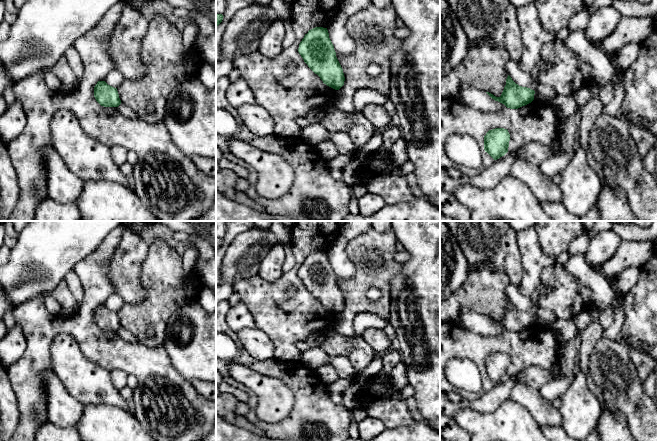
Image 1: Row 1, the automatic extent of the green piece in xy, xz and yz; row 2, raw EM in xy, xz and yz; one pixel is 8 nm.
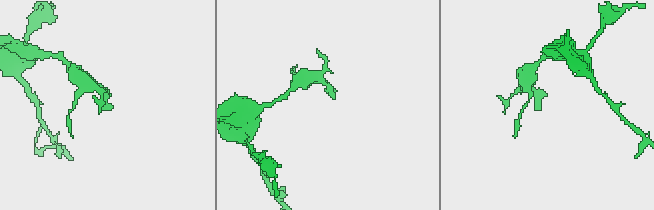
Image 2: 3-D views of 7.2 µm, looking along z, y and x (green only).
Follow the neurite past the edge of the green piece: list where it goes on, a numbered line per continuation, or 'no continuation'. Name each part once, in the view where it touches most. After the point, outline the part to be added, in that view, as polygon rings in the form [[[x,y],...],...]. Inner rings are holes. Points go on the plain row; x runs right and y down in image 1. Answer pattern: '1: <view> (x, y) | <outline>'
no continuation

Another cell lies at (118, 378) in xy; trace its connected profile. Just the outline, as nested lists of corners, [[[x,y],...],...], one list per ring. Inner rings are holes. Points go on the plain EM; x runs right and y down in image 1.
[[[111,370],[111,382],[117,390],[122,390],[127,386],[128,374],[121,370]]]

